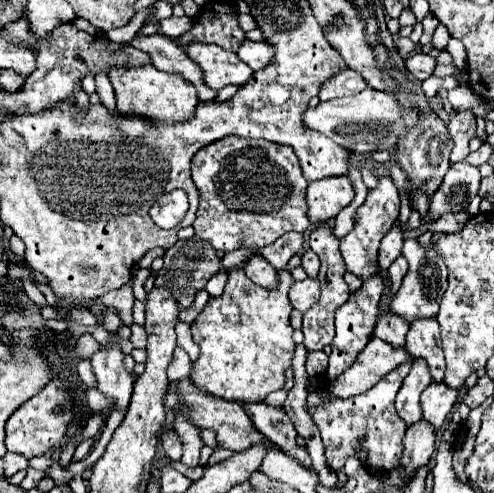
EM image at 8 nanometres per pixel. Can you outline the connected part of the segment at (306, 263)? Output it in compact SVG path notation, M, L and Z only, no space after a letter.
M310 248L302 254L302 266L304 266L304 270L306 270L306 274L308 274L310 278L318 278L320 258L318 258L318 254L312 254Z

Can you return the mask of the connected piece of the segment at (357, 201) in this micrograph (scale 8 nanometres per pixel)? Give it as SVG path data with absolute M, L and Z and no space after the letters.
M352 166L352 168L350 168L348 176L350 176L350 178L352 178L352 182L354 182L356 196L354 196L354 200L352 200L346 208L342 208L342 210L340 210L340 214L338 214L338 216L336 216L336 220L334 220L334 234L336 234L338 238L344 238L344 236L352 230L356 210L364 204L366 194L368 194L368 188L364 186L362 176L360 176L360 170L358 170L356 166Z

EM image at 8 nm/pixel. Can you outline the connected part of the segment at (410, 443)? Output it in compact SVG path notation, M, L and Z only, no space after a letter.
M424 420L412 424L404 436L404 452L402 452L402 466L406 474L412 474L416 468L426 466L432 460L436 446L436 430L426 426Z

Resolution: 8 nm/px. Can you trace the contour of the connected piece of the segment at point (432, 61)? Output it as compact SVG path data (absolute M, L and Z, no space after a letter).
M414 52L406 58L406 68L418 78L418 80L426 80L434 74L436 68L436 58L432 58L430 54L424 52Z

